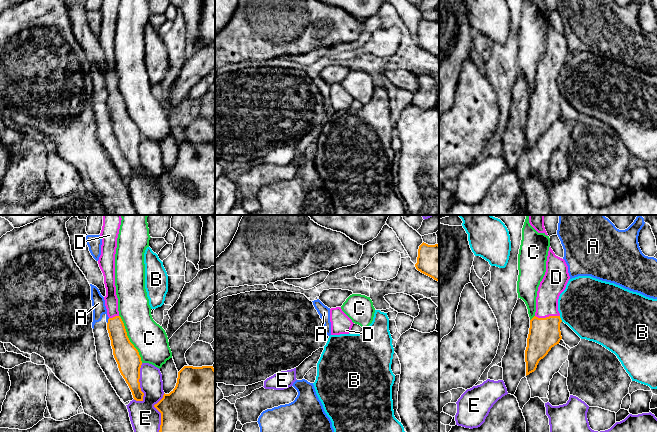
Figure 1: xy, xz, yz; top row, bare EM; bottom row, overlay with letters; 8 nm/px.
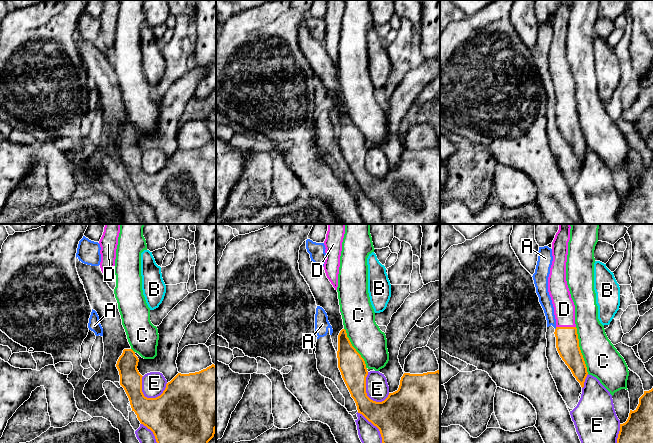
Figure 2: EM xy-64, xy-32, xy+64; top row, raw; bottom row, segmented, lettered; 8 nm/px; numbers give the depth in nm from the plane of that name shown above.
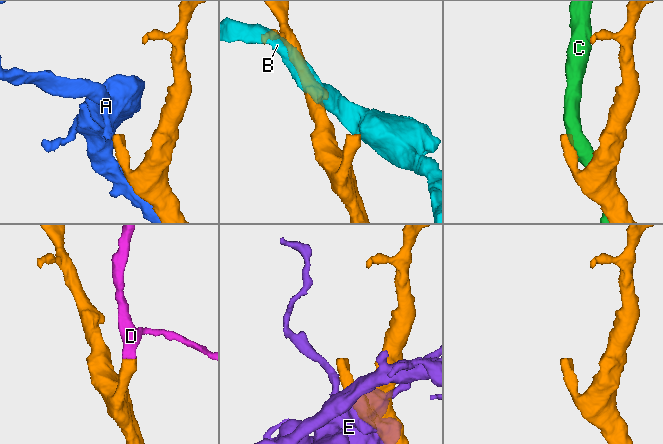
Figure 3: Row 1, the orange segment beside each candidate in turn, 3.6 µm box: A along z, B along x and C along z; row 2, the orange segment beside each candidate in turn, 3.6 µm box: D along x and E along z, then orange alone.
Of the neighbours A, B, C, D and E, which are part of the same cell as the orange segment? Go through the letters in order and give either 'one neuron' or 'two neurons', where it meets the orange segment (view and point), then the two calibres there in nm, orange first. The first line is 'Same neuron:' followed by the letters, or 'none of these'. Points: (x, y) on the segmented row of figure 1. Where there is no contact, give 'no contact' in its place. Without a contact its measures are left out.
Same neuron: D
A: two neurons; meets orange in xy at (108, 321); 160 nm thick on the orange side, 110 nm on the other
B: two neurons; meets orange in yz at (560, 319); 260 nm thick on the orange side, 460 nm on the other
C: two neurons; meets orange in xy at (128, 339); 190 nm thick on the orange side, 280 nm on the other
D: one neuron; meets orange in yz at (547, 317); 260 nm thick on the orange side, 190 nm on the other
E: two neurons; meets orange in xy at (139, 384); 190 nm thick on the orange side, 220 nm on the other

